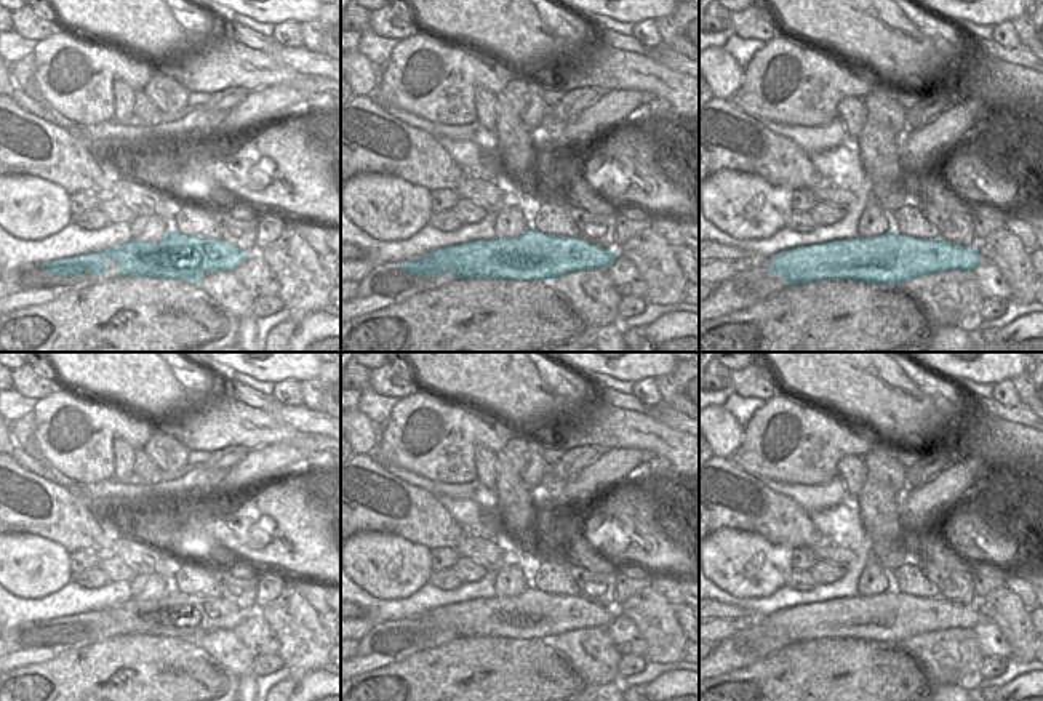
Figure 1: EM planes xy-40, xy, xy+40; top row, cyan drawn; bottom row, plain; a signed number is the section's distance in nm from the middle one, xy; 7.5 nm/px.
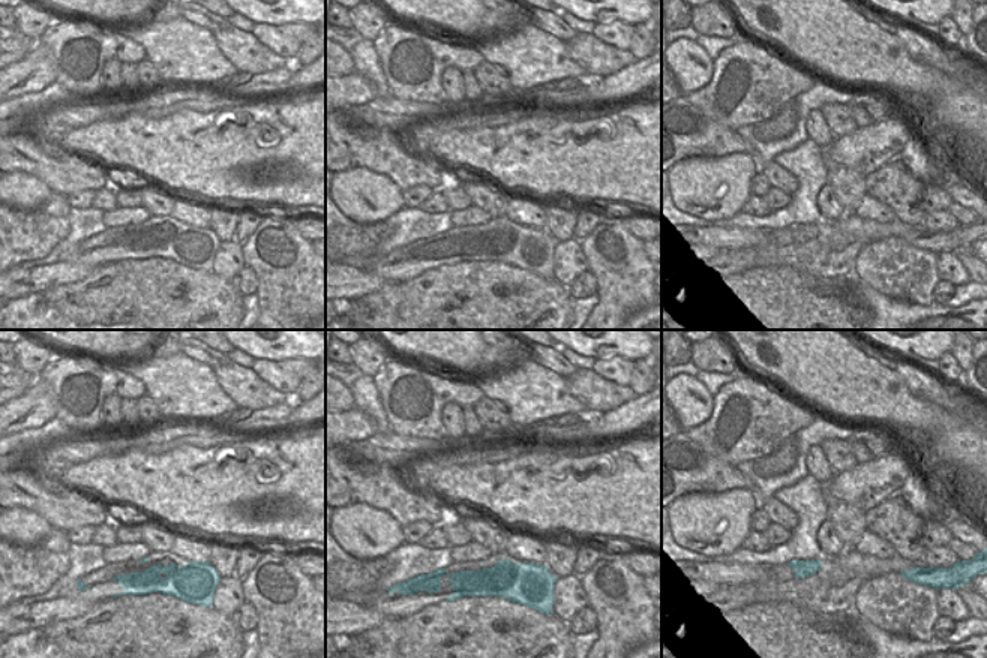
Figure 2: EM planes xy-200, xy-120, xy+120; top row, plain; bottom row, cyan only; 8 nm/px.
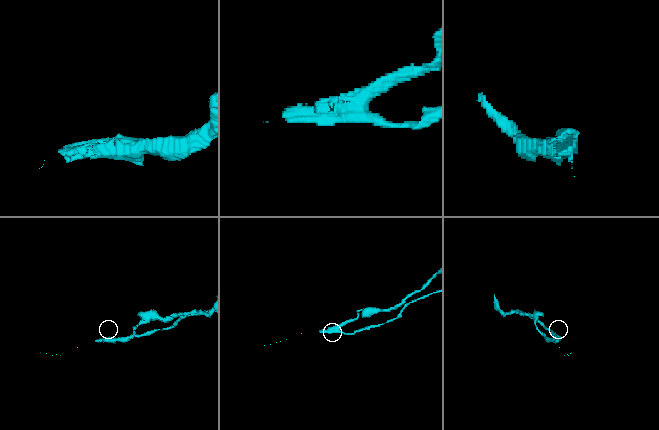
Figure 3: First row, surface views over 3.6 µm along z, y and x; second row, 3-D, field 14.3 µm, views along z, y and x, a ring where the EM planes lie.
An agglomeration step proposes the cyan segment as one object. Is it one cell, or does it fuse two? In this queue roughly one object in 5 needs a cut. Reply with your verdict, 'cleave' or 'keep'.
cleave

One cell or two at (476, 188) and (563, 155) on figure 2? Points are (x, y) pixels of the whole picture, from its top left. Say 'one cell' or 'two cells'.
two cells

